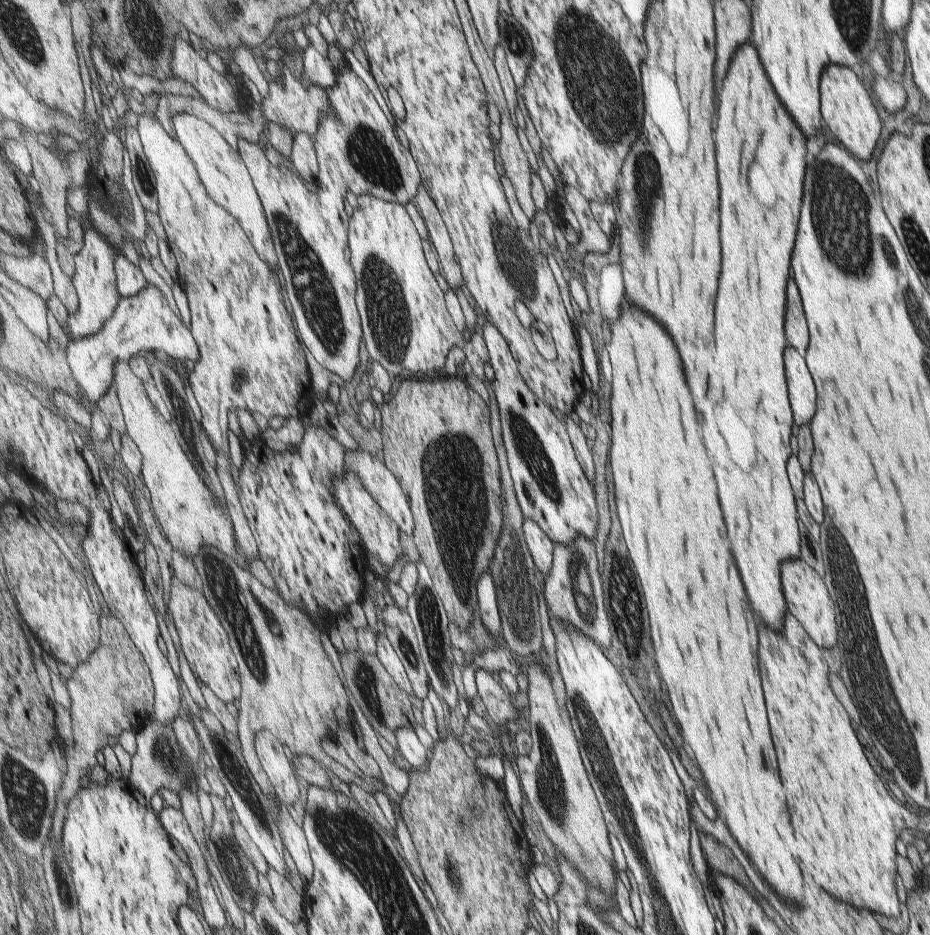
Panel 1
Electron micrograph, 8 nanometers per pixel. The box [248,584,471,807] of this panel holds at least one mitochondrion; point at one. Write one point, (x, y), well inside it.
(365, 679)

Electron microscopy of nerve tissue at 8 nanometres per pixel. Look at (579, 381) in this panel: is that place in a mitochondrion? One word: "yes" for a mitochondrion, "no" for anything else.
no

